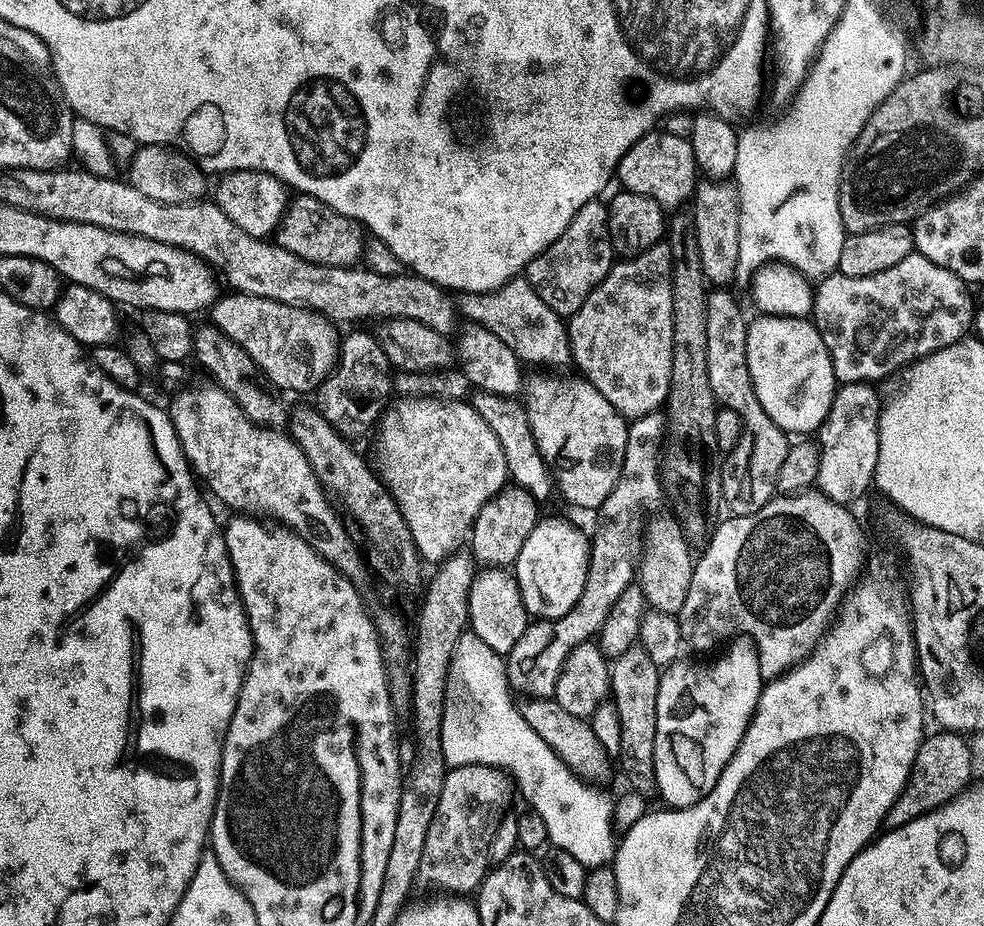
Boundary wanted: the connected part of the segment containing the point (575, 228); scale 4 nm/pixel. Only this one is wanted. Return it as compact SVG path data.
M599 199L586 202L578 214L566 226L566 230L544 252L539 252L532 259L526 269L528 285L542 298L542 302L550 310L554 310L561 318L571 318L586 302L588 295L594 291L608 277L614 267L614 253L610 234L608 233L608 206L600 203Z

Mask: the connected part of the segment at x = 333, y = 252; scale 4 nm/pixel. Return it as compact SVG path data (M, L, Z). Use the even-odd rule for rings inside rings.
M296 194L293 197L279 217L278 227L275 229L275 243L287 252L309 260L312 265L326 264L340 268L355 265L355 260L364 252L364 236L366 237L360 221L342 215L338 210L326 206L326 202L313 196Z

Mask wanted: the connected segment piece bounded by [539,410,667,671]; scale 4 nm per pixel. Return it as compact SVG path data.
M661 411L651 412L633 421L628 428L626 454L623 470L614 490L600 504L596 530L592 532L590 547L591 558L588 563L586 585L582 595L570 611L563 613L558 619L543 623L544 643L539 647L544 656L540 656L540 664L548 660L548 647L556 652L556 669L561 670L570 650L581 642L591 639L604 625L606 614L612 609L618 595L633 583L635 567L628 555L635 557L640 550L642 534L642 516L644 505L656 496L661 489L656 481L656 466L662 454L664 431L667 419Z

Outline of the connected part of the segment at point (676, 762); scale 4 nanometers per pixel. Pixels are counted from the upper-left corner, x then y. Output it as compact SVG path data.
M738 635L731 641L725 656L713 664L668 665L660 673L658 702L656 703L656 737L654 738L654 770L660 798L664 798L669 809L688 808L697 804L718 782L722 770L731 762L742 738L748 732L752 716L760 702L762 677L760 675L760 654L756 643L745 635Z

